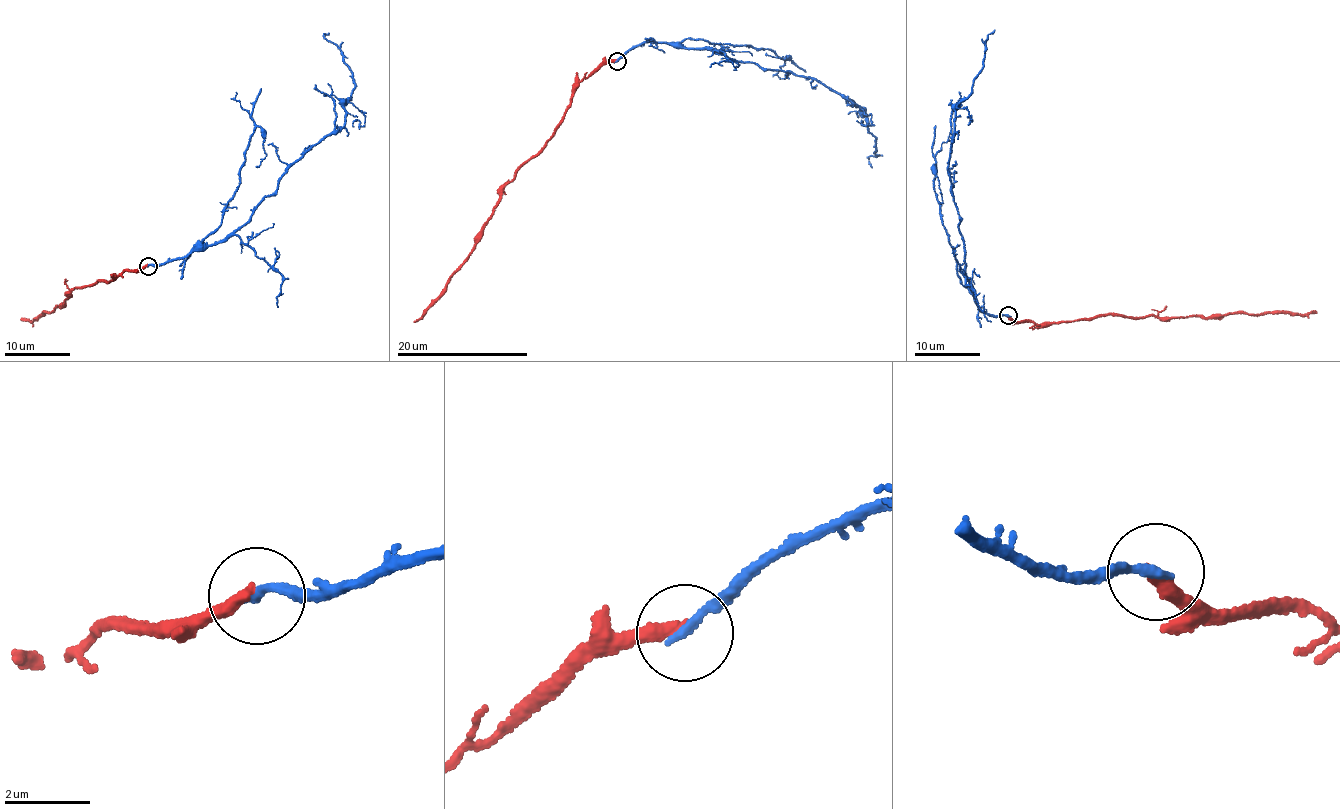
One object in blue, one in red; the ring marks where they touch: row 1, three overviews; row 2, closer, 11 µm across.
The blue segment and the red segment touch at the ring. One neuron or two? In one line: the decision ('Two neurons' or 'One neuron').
Two neurons

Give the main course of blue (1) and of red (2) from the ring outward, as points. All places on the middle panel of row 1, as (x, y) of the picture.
1: (616, 60), (644, 43), (673, 43), (816, 78), (862, 110), (876, 136), (877, 156), (868, 158), (872, 168)
2: (616, 60), (601, 64), (579, 83), (552, 135), (505, 186), (467, 257), (415, 322)

